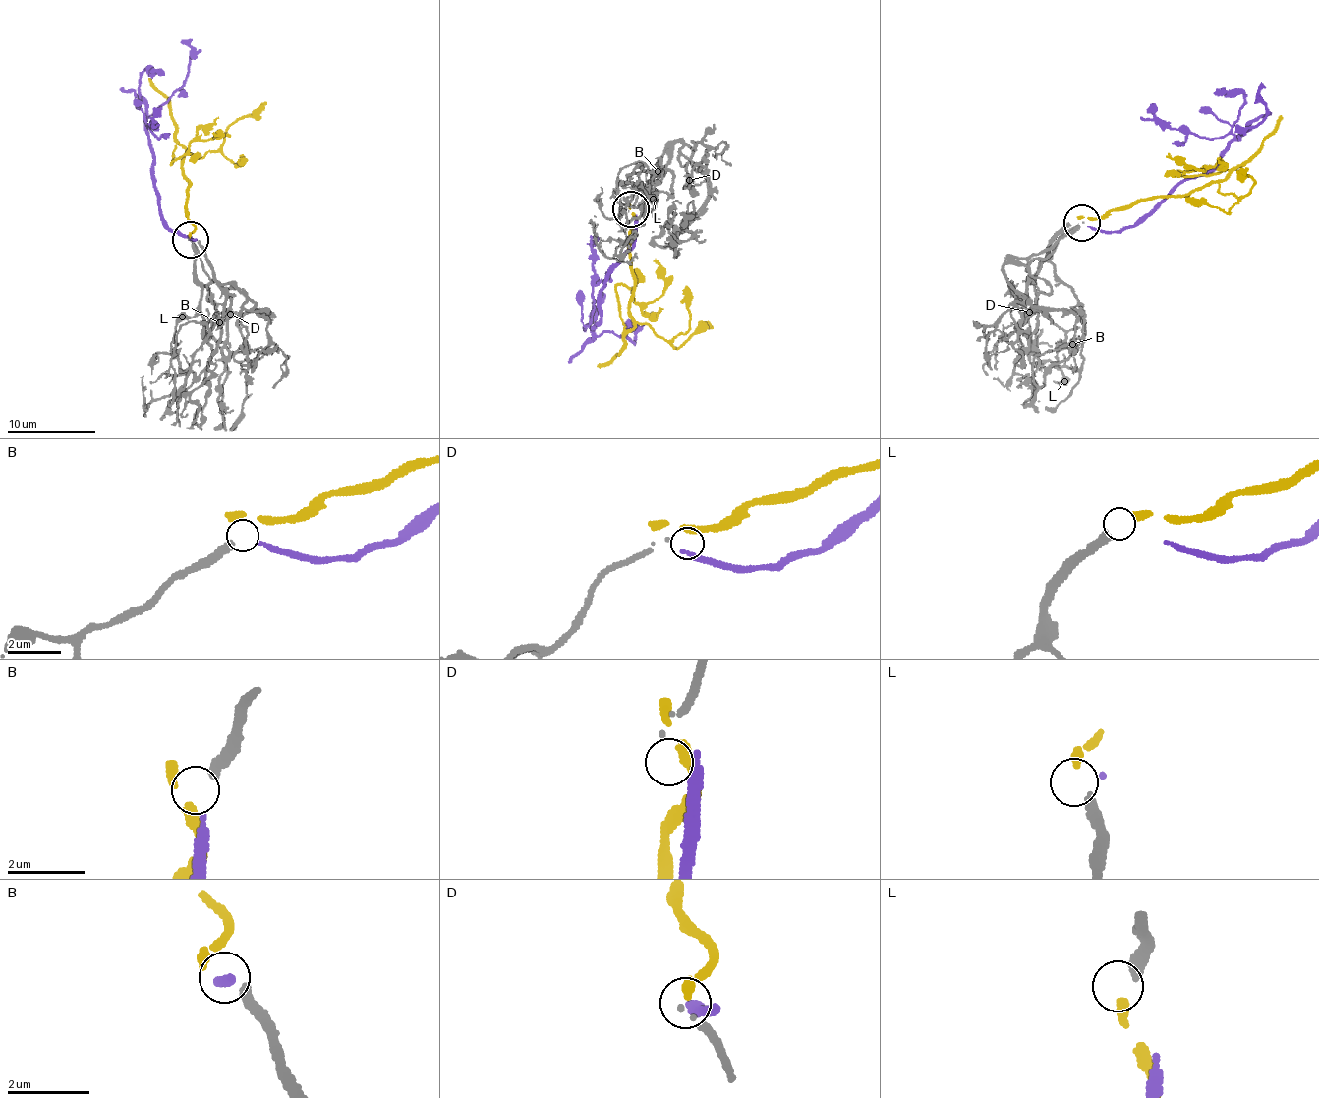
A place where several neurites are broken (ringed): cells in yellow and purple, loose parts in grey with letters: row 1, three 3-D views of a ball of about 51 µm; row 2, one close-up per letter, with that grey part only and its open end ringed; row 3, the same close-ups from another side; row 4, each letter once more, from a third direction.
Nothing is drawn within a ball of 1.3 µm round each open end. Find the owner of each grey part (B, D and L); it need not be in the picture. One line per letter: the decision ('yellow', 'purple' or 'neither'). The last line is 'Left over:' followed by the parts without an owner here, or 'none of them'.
B: purple
D: neither
L: yellow
Left over: D

